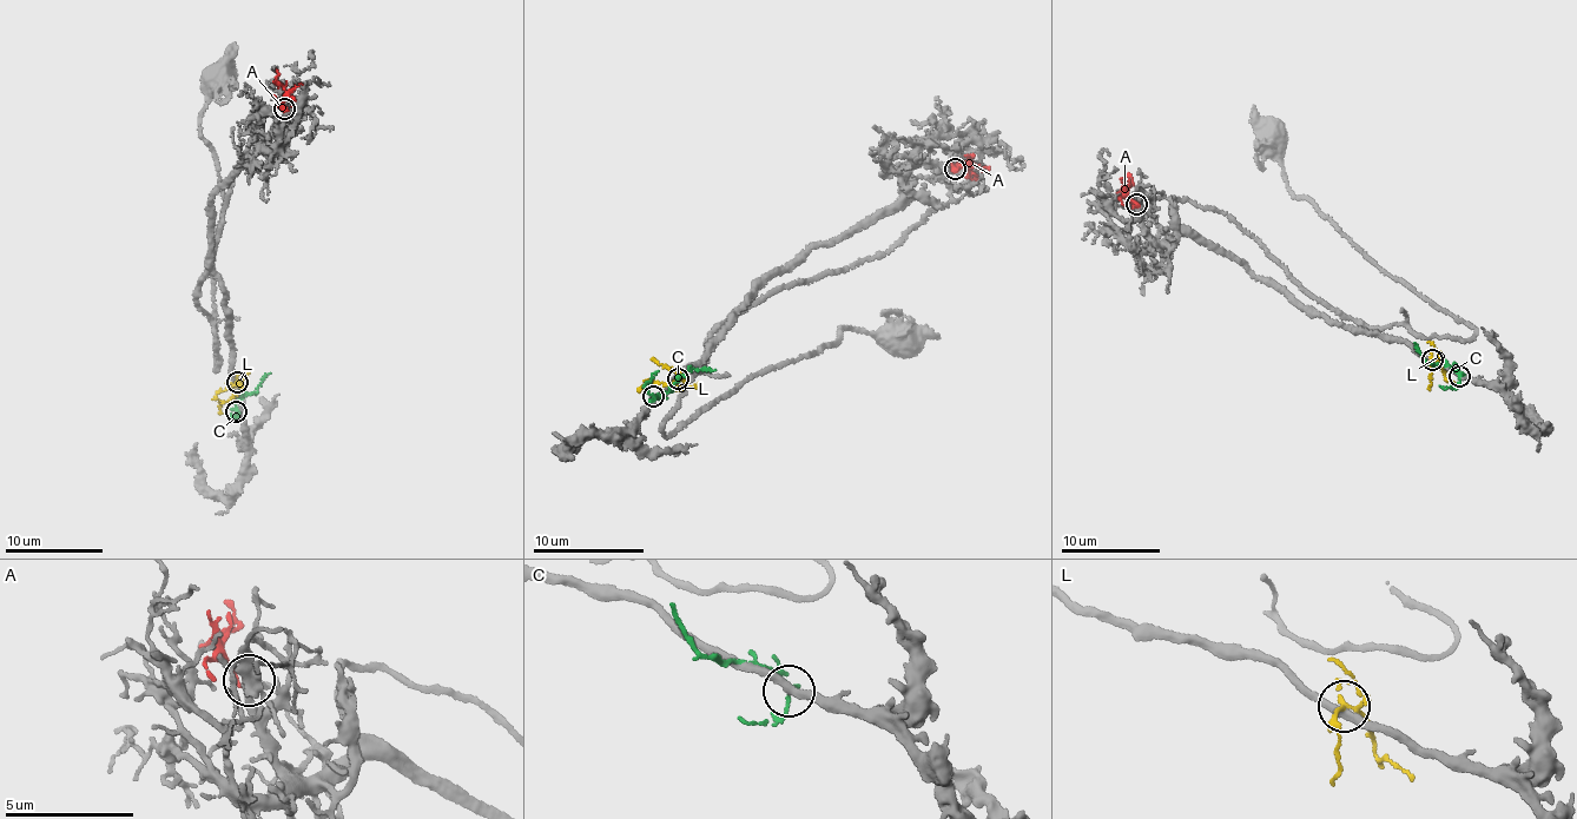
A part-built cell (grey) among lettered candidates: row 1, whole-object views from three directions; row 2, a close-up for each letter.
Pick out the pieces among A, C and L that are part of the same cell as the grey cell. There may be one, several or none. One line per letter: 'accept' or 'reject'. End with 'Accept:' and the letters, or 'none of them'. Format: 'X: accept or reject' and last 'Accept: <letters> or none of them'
A: accept
C: reject
L: reject
Accept: A

